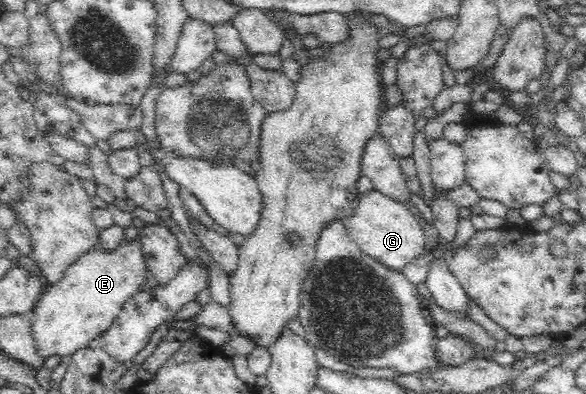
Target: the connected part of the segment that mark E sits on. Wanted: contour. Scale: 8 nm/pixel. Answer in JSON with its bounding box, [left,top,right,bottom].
[28,238,151,358]

